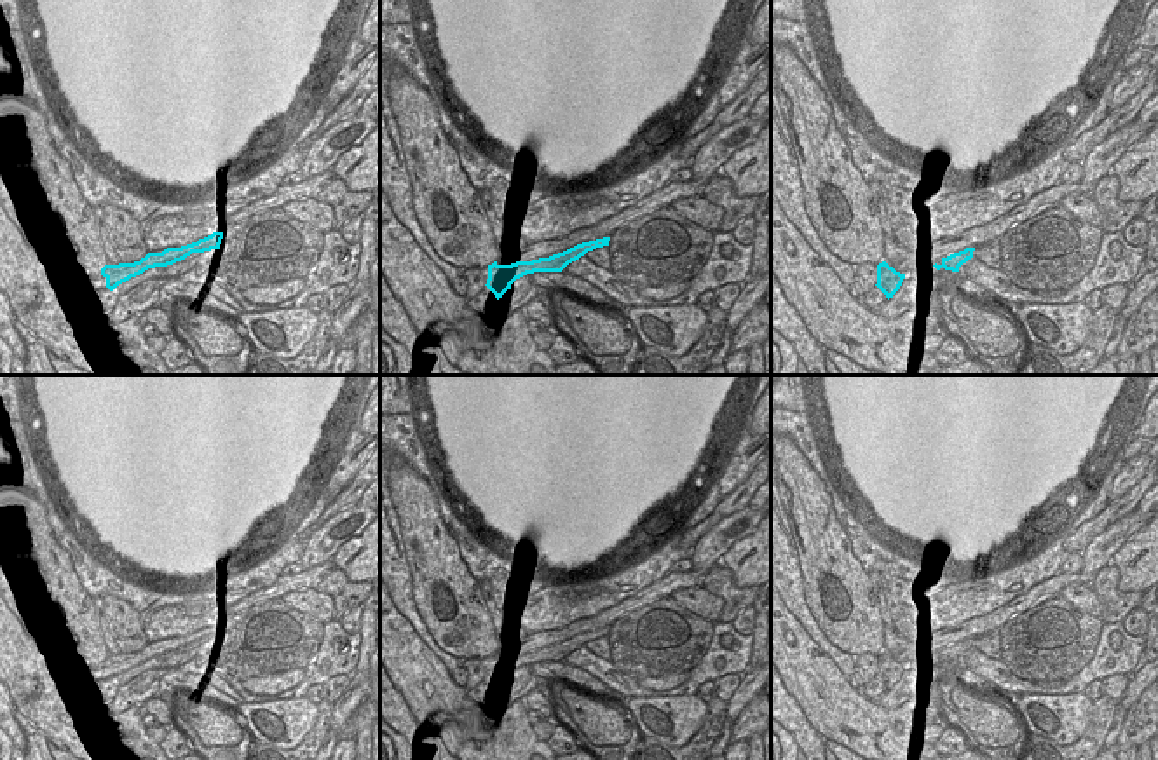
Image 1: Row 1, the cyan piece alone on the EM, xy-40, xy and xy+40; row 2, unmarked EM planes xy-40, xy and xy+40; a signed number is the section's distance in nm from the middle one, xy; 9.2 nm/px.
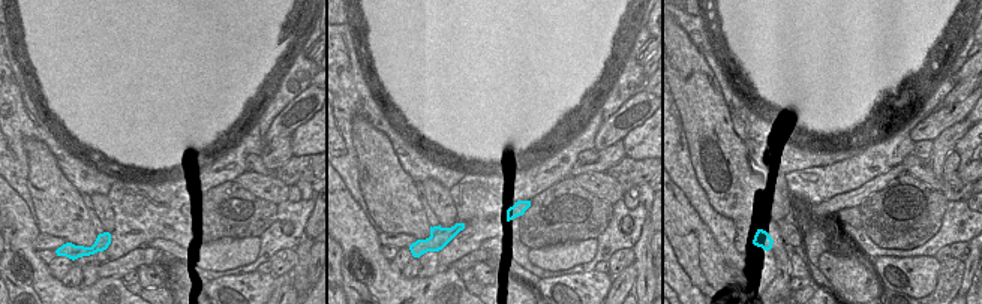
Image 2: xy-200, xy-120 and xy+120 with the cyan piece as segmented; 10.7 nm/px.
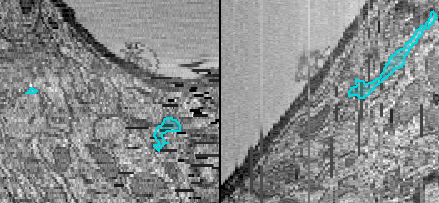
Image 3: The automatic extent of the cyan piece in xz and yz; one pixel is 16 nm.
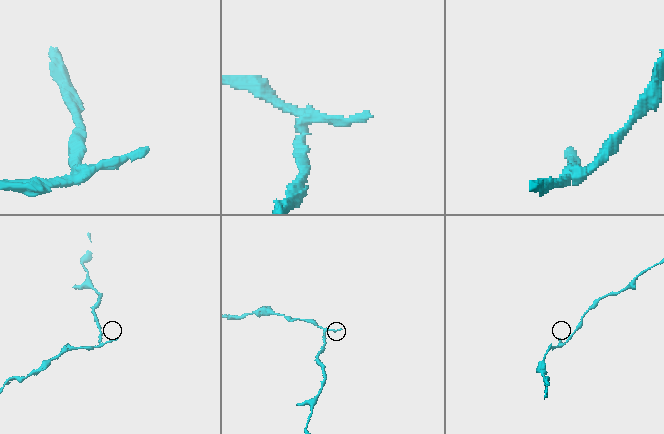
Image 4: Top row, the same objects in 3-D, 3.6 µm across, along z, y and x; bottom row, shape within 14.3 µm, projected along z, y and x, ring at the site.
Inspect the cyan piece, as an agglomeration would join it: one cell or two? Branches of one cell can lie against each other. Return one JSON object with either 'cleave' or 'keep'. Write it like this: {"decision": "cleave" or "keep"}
{"decision": "cleave"}

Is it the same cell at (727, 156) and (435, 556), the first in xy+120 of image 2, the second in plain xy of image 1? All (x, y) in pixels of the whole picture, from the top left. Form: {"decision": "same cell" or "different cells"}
{"decision": "same cell"}

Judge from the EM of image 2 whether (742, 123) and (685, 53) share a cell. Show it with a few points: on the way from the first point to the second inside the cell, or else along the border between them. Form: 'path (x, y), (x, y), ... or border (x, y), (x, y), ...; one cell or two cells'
border (711, 68), (727, 108), (732, 129), (736, 134); two cells

